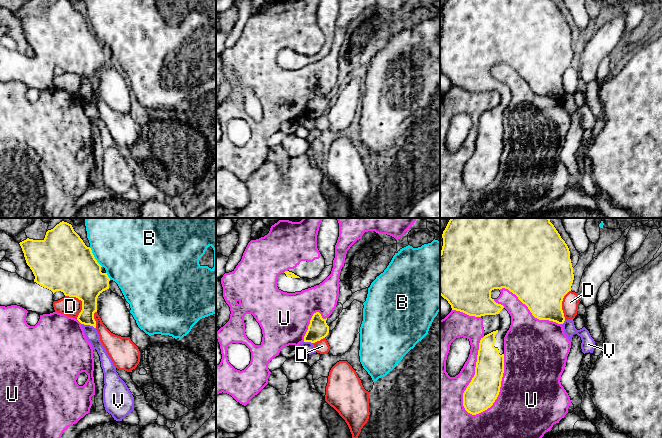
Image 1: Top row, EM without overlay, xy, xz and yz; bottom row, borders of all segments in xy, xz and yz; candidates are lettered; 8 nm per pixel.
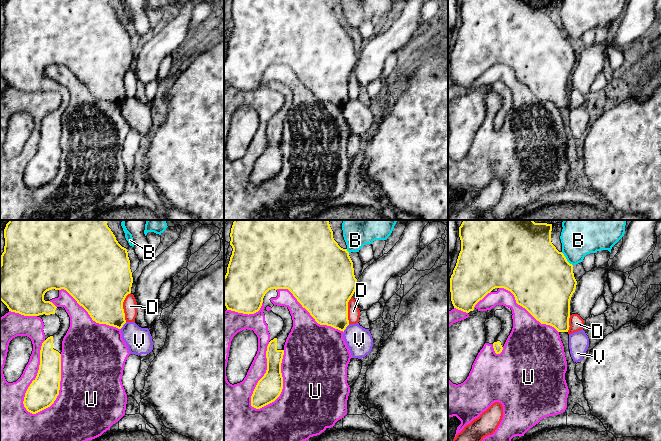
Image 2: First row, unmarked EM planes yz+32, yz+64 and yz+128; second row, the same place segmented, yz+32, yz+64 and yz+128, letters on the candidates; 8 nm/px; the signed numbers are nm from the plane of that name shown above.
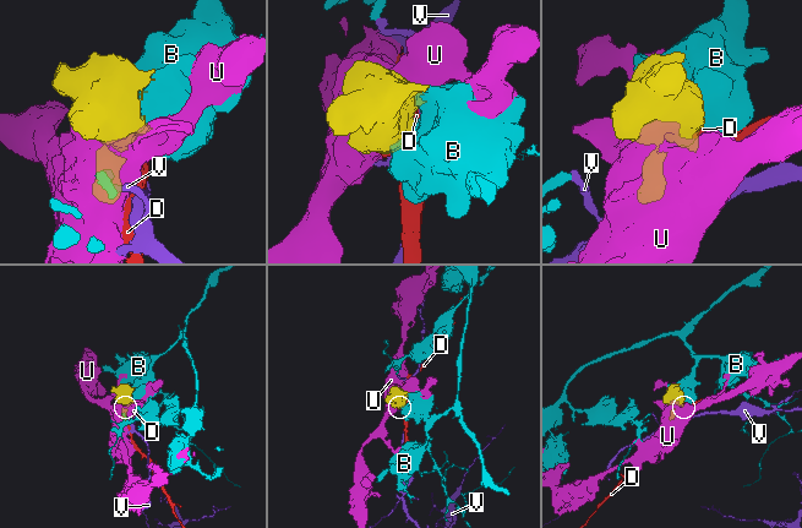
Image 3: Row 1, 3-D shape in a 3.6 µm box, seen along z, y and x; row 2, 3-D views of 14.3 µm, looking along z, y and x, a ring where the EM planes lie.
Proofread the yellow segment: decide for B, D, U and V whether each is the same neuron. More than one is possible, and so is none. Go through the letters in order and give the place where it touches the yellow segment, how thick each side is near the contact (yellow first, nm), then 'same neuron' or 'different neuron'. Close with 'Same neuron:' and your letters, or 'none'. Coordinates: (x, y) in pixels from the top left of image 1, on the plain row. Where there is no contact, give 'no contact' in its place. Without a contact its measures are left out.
B: meets yellow in xy at (94, 33); 460 nm thick on the yellow side, 440 nm on the other; same neuron
D: meets yellow in xy at (82, 78); 380 nm thick on the yellow side, 160 nm on the other; different neuron
U: meets yellow in yz at (474, 152); 240 nm thick on the yellow side, 240 nm on the other; different neuron
V: meets yellow in xy at (88, 100); 160 nm thick on the yellow side, 100 nm on the other; different neuron
Same neuron: B

